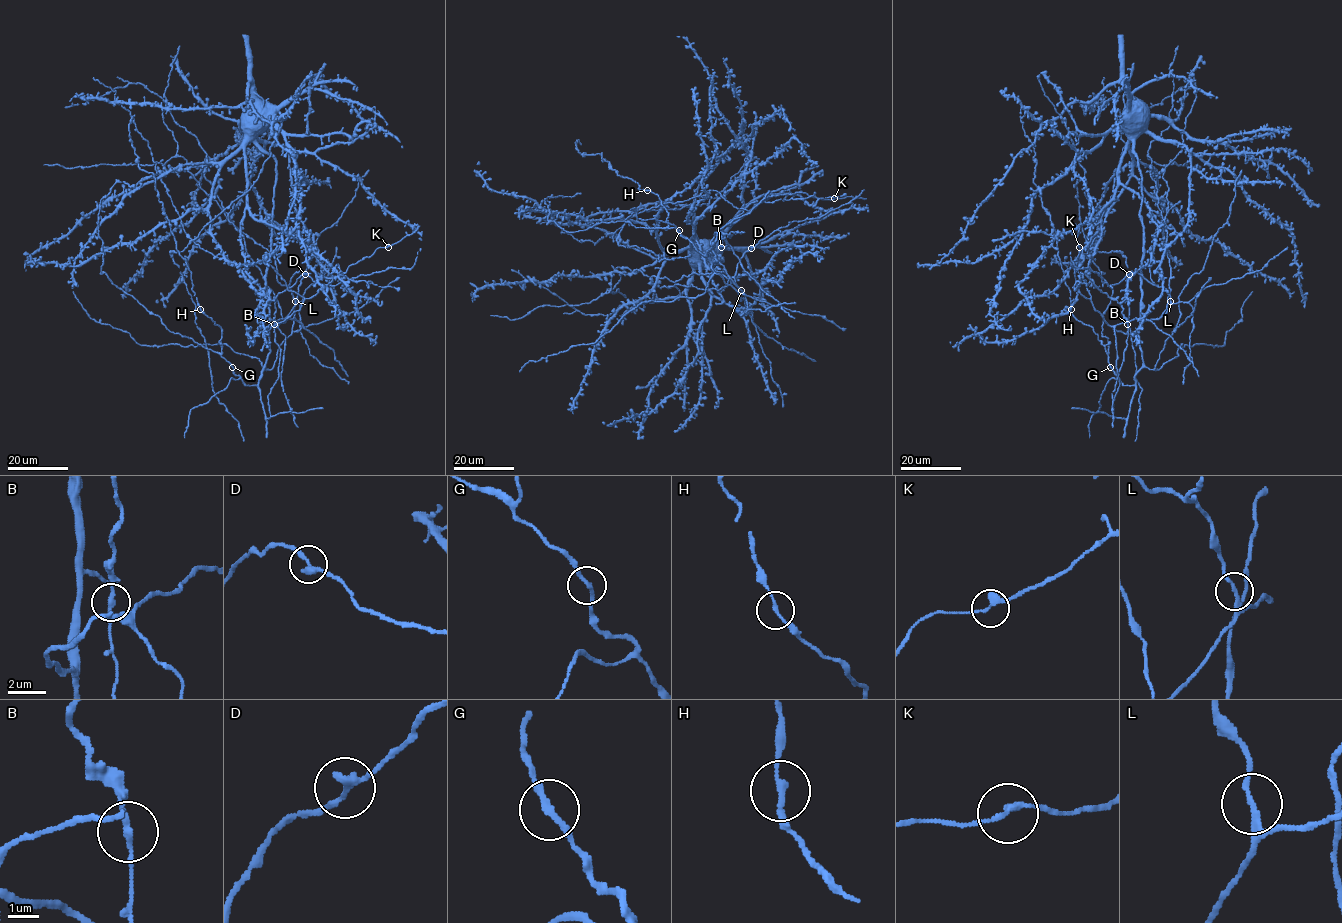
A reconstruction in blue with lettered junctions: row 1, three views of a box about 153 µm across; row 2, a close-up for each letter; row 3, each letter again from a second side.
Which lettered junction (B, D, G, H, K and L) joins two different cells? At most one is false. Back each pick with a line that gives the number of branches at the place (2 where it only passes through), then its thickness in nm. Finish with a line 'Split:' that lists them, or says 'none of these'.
Split: none of these

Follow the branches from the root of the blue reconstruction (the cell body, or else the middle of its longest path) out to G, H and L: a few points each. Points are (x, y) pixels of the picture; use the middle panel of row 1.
G: (700, 248), (701, 252), (718, 254), (722, 260), (712, 261), (716, 258), (712, 262), (679, 230)
H: (700, 248), (722, 260), (712, 262), (678, 229), (668, 228), (661, 200), (647, 190)
L: (700, 248), (701, 252), (722, 258), (712, 261), (724, 267), (741, 290)

